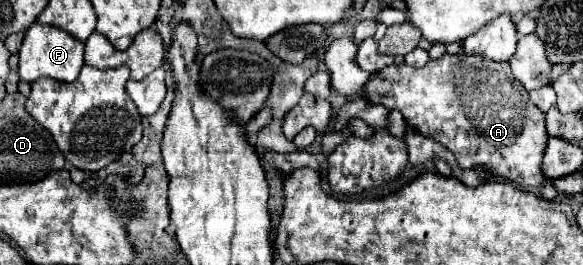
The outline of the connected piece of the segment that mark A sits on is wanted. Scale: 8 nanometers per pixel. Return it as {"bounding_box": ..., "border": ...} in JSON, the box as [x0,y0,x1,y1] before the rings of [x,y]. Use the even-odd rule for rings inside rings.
{"bounding_box":[348,53,548,189],"border":[[[458,53],[458,55],[442,55],[436,61],[428,61],[420,69],[408,67],[406,63],[390,65],[376,71],[376,75],[372,75],[368,83],[362,87],[362,91],[348,99],[350,101],[364,99],[368,103],[380,103],[390,111],[400,109],[410,127],[414,127],[420,135],[430,137],[442,143],[446,149],[450,149],[456,155],[458,165],[462,169],[484,167],[488,173],[492,173],[494,179],[514,181],[516,185],[530,189],[536,189],[546,181],[542,171],[542,157],[548,143],[544,113],[538,107],[534,107],[534,103],[528,99],[528,91],[512,75],[510,65],[506,61],[496,63],[480,59],[476,55]],[[500,67],[506,67],[508,75]]]}

